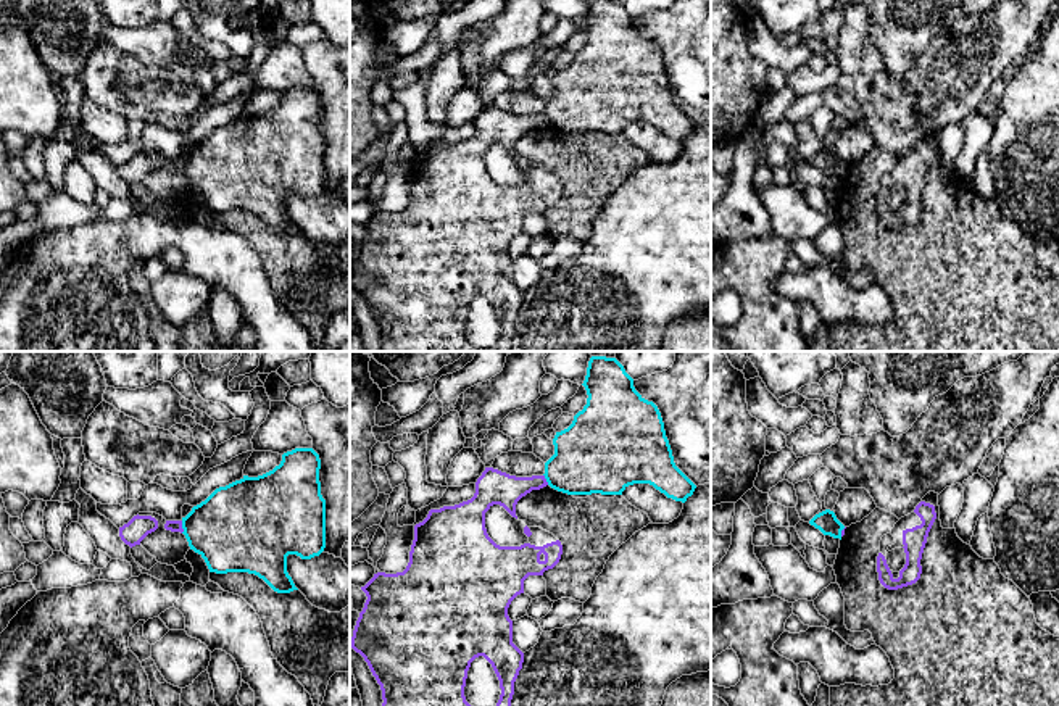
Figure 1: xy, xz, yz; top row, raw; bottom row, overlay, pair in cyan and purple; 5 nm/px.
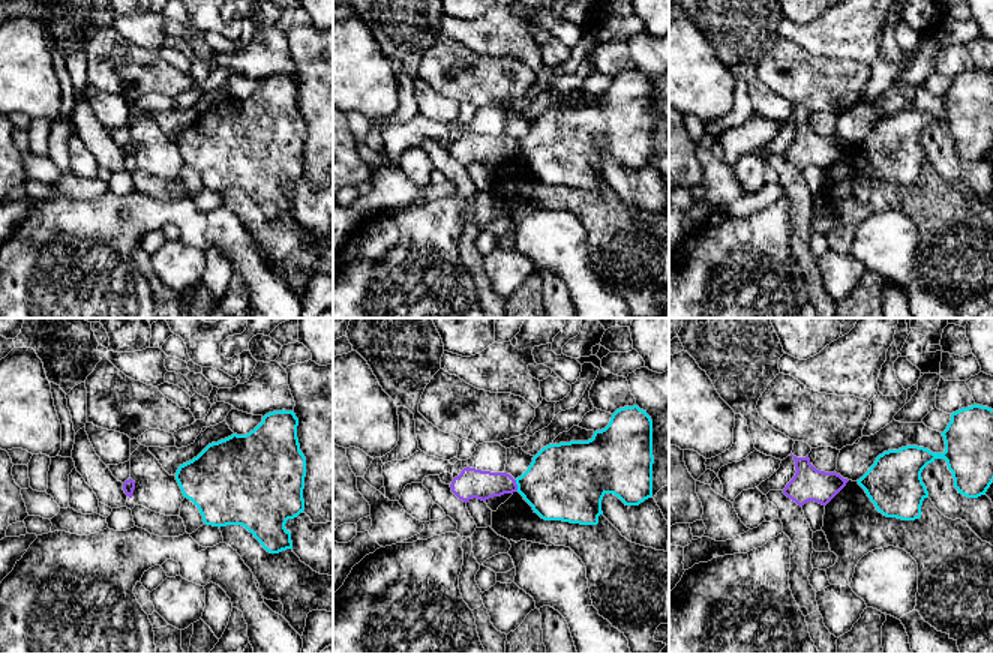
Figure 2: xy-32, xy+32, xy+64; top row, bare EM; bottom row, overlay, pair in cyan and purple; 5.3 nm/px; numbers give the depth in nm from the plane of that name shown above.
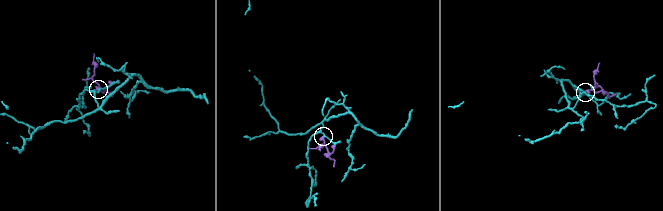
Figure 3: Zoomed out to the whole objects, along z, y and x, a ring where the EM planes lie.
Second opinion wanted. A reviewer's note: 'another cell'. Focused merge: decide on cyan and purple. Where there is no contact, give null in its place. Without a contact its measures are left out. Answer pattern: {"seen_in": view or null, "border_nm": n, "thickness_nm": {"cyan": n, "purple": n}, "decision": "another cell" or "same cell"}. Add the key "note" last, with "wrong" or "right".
{"seen_in": "xy", "border_nm": 60, "thickness_nm": {"cyan": 400, "purple": 60}, "decision": "another cell", "note": "right"}

